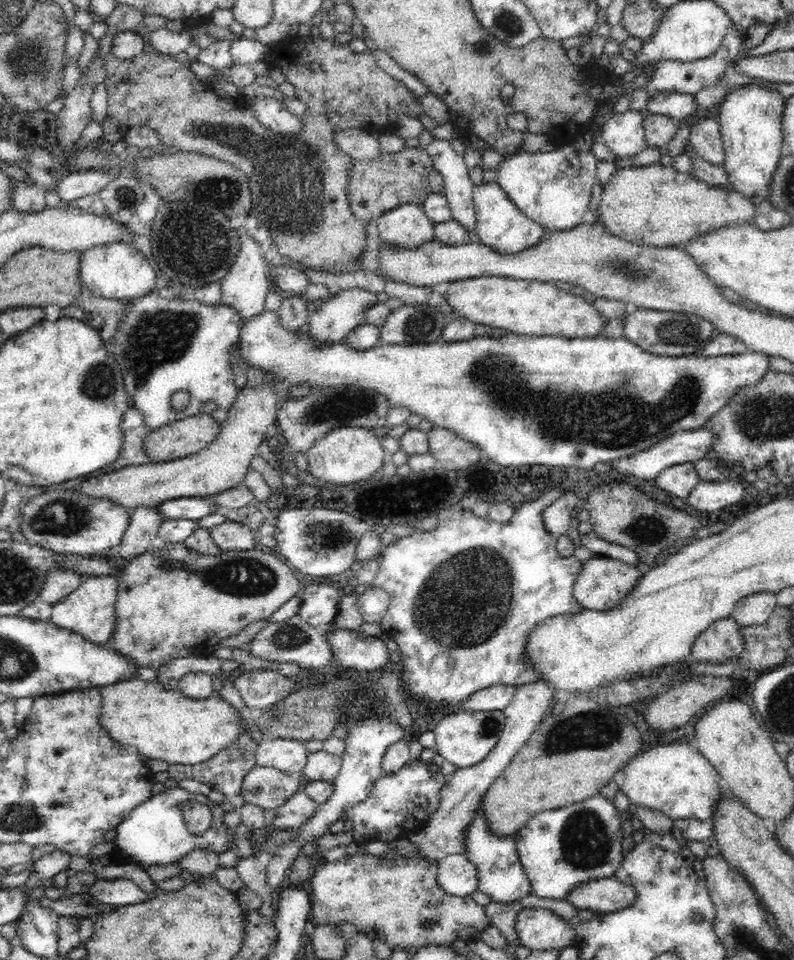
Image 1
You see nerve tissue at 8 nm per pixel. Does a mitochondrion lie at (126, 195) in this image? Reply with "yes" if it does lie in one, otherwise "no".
yes

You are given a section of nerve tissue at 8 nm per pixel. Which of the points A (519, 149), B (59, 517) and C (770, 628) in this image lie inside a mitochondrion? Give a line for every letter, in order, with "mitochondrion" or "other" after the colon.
A: other
B: mitochondrion
C: other

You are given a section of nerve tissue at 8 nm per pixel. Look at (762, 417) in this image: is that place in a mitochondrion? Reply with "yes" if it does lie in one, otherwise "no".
yes

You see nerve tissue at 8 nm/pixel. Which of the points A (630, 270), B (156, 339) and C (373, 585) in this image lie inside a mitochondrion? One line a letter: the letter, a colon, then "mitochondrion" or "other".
A: mitochondrion
B: mitochondrion
C: other

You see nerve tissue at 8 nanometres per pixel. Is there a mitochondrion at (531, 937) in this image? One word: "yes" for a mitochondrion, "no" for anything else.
no

